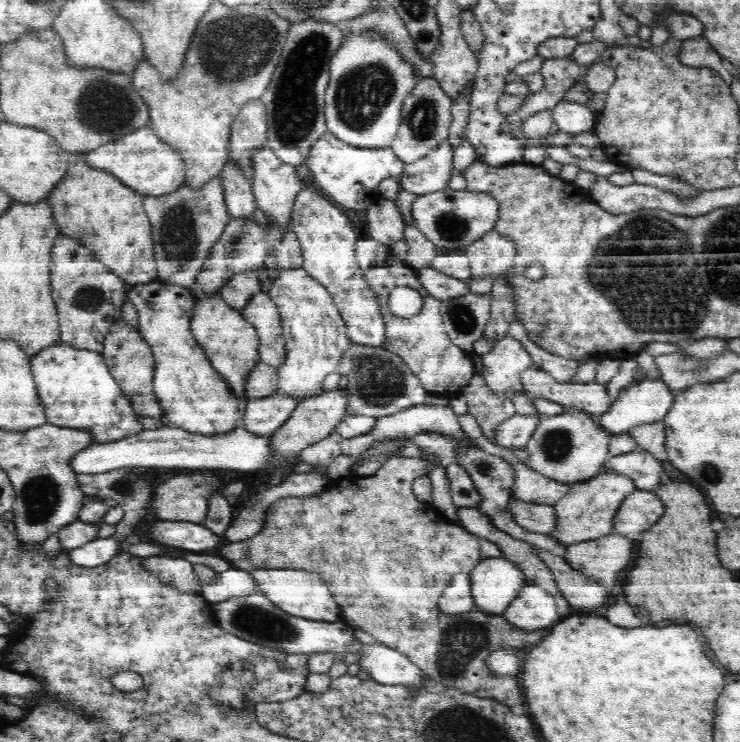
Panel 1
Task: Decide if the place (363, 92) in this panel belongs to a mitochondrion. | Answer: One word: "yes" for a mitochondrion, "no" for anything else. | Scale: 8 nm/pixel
yes

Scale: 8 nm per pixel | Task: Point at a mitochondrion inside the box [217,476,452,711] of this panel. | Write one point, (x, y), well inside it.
(267, 625)

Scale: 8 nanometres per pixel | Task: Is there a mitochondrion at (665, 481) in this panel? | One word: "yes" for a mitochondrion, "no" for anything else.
no

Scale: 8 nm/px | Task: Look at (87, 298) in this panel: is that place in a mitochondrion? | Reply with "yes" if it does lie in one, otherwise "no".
yes

